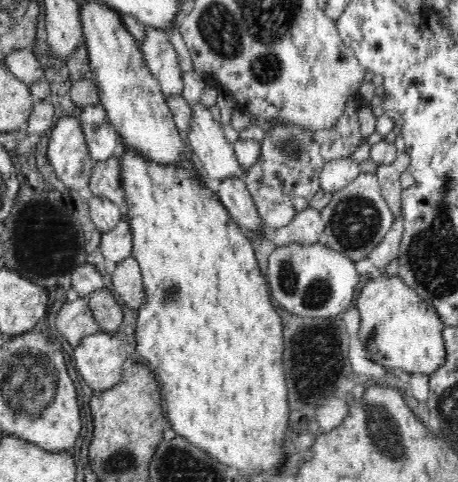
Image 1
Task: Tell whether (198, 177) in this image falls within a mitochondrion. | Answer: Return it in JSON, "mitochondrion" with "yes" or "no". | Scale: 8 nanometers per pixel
{"mitochondrion":"no"}

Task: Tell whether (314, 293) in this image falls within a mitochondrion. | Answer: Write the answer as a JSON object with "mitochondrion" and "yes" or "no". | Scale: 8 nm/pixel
{"mitochondrion":"yes"}

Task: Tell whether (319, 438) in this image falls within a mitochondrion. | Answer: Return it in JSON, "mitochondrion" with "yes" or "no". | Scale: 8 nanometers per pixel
{"mitochondrion":"no"}

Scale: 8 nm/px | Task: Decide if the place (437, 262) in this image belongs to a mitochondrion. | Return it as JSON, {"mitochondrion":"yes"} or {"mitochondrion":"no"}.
{"mitochondrion":"yes"}

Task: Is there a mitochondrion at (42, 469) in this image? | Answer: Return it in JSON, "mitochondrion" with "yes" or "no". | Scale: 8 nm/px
{"mitochondrion":"no"}

